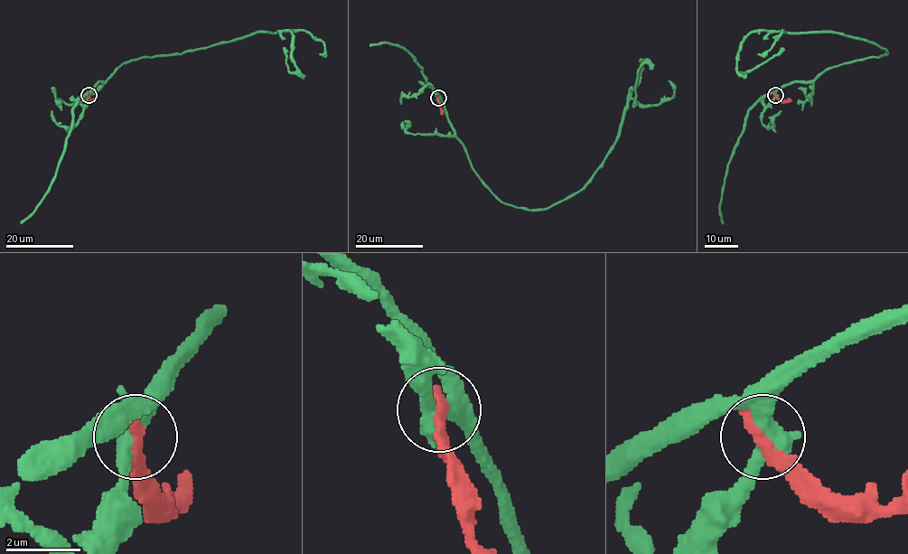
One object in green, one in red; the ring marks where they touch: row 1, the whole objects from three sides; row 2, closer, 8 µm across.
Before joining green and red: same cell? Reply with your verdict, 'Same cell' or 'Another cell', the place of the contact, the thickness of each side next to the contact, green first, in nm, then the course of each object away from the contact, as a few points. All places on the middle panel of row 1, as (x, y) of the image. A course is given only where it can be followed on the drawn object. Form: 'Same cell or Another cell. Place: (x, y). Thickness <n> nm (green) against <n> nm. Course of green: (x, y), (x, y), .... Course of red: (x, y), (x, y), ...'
Another cell. Place: (438, 98). Thickness 400 nm (green) against 400 nm. Course of green: (438, 98), (476, 174), (503, 202), (529, 210), (585, 185), (614, 144), (646, 60), (632, 107). Course of red: (438, 98), (443, 114)

